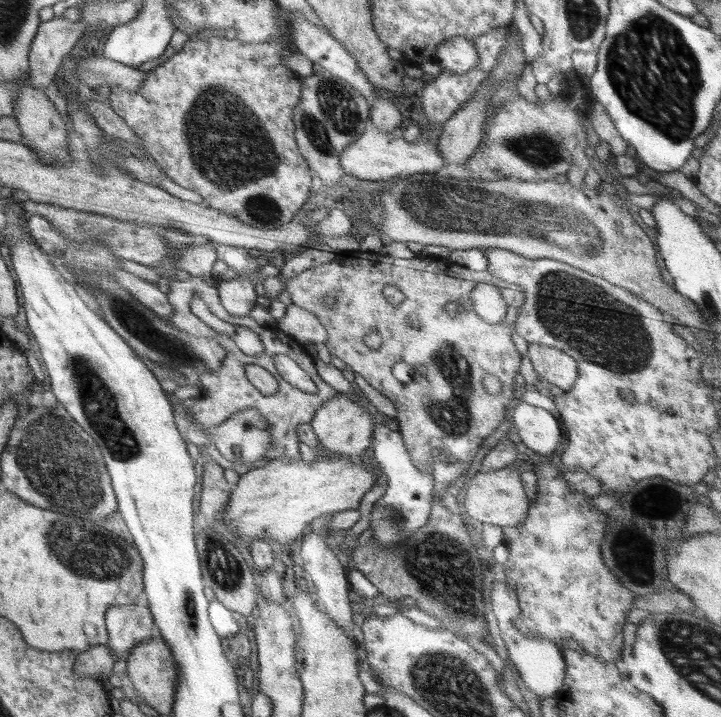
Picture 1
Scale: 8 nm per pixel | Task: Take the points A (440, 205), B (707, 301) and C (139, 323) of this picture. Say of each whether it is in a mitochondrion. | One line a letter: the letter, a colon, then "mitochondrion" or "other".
A: mitochondrion
B: mitochondrion
C: mitochondrion

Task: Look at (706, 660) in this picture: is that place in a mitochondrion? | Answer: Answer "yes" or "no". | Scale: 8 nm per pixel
yes

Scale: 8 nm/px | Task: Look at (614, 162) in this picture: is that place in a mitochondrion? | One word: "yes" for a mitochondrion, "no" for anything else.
no

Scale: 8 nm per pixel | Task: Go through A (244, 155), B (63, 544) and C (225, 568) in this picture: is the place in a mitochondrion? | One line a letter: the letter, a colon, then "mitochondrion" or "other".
A: mitochondrion
B: mitochondrion
C: mitochondrion

